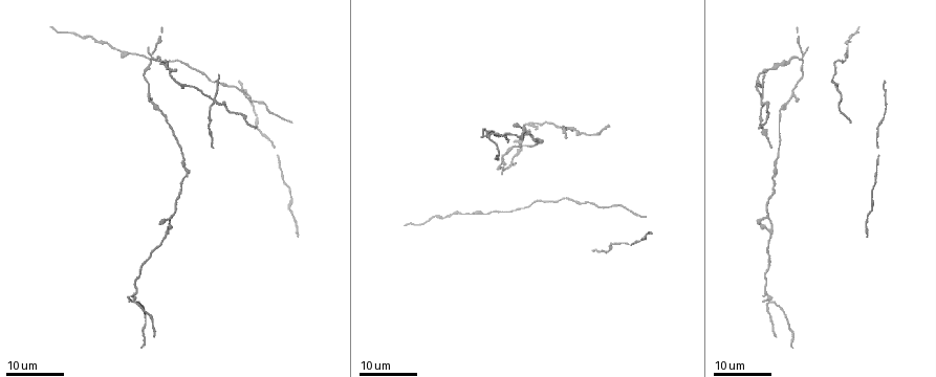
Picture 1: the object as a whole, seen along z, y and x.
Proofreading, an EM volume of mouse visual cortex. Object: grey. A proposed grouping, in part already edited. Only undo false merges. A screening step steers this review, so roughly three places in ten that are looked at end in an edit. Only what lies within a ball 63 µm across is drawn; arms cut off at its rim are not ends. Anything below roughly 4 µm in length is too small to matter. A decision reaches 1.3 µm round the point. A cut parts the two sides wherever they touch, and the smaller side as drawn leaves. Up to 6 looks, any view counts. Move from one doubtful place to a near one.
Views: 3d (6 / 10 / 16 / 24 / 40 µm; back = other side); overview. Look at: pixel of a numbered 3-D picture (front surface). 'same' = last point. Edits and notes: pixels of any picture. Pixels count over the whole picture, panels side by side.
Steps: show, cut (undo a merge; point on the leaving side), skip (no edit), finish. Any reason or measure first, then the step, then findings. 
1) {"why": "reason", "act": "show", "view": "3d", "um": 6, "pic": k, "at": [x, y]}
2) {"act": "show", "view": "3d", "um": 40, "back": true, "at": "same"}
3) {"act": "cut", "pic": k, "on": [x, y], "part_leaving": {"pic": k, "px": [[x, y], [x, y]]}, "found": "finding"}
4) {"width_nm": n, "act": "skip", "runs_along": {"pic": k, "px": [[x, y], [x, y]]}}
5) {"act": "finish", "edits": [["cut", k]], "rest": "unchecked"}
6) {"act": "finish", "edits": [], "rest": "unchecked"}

{"why": "four arms meet", "act": "show", "view": "3d", "um": 16, "pic": 1, "at": [802, 54]}

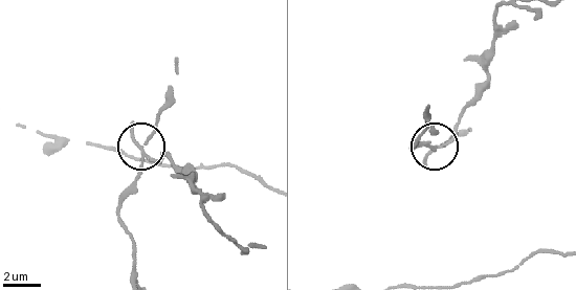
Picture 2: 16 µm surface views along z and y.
{"act": "show", "view": "3d", "um": 10, "pic": 2, "at": [137, 148]}

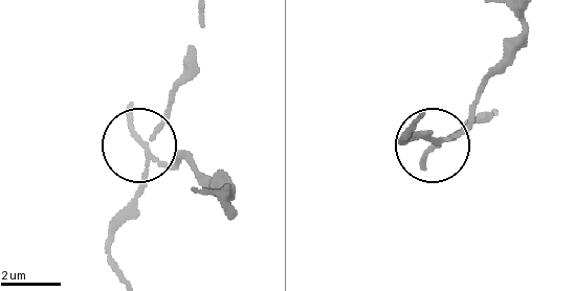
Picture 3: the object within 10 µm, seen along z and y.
{"arms": 4, "act": "cut", "pic": 3, "on": [180, 154], "found": "two neurons meet here"}

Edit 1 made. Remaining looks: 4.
{"why": "redraw", "act": "show", "view": "overview"}

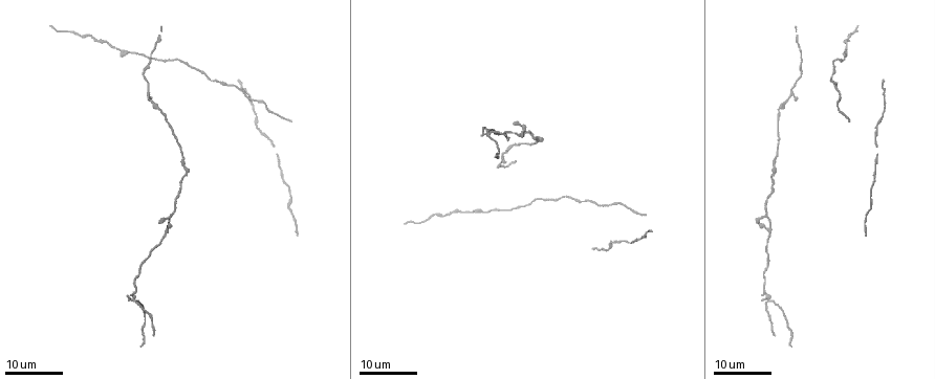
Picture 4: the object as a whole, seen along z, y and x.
{"why": "four or more arms meet", "act": "show", "view": "3d", "um": 24, "pic": 4, "at": [135, 300]}

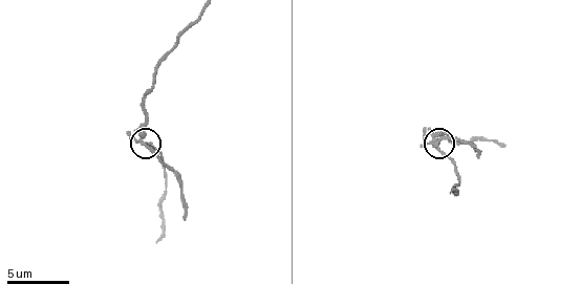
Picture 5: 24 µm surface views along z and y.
{"act": "show", "view": "3d", "um": 6, "pic": 5, "at": [139, 141]}

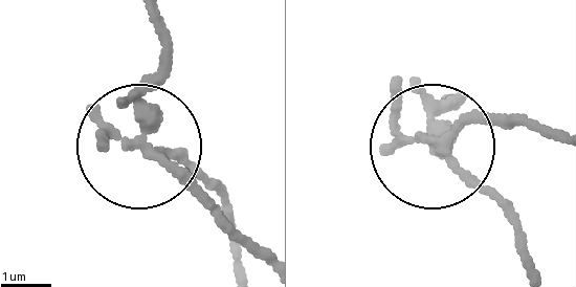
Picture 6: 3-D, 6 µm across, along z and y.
{"width_nm": 250, "act": "cut", "pic": 6, "on": [193, 188], "part_leaving": {"pic": 6, "px": [[145, 145], [215, 191], [240, 266]]}, "found": "a second neuron is stuck on"}

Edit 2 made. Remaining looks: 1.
{"act": "finish", "edits": [["cut", 3], ["cut", 6]], "rest": "unchecked"}

